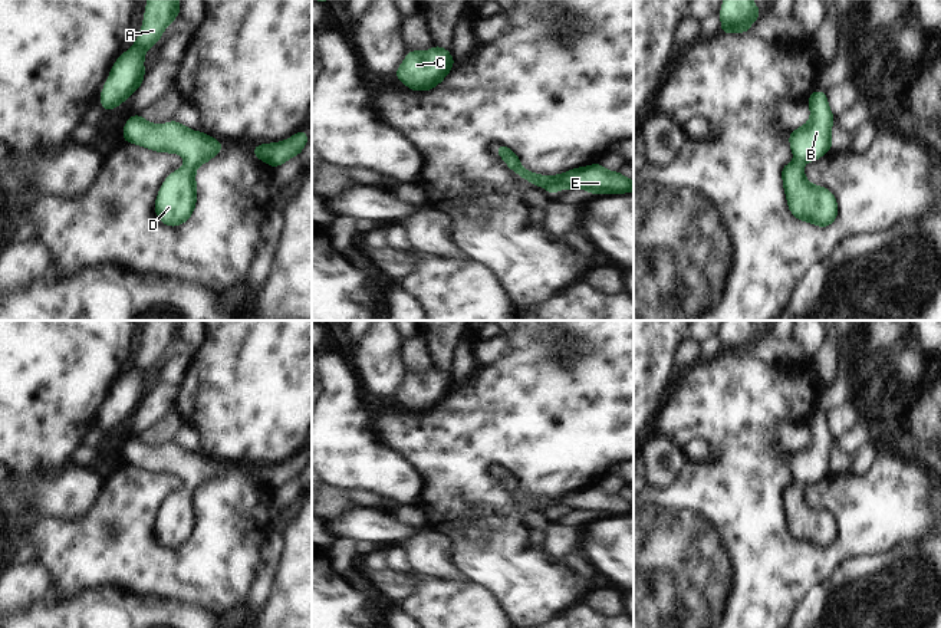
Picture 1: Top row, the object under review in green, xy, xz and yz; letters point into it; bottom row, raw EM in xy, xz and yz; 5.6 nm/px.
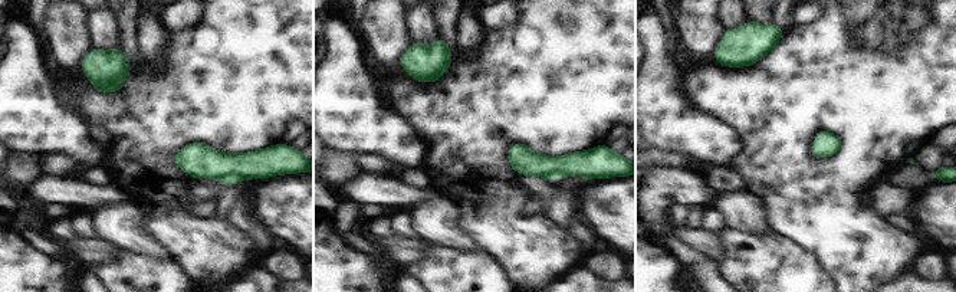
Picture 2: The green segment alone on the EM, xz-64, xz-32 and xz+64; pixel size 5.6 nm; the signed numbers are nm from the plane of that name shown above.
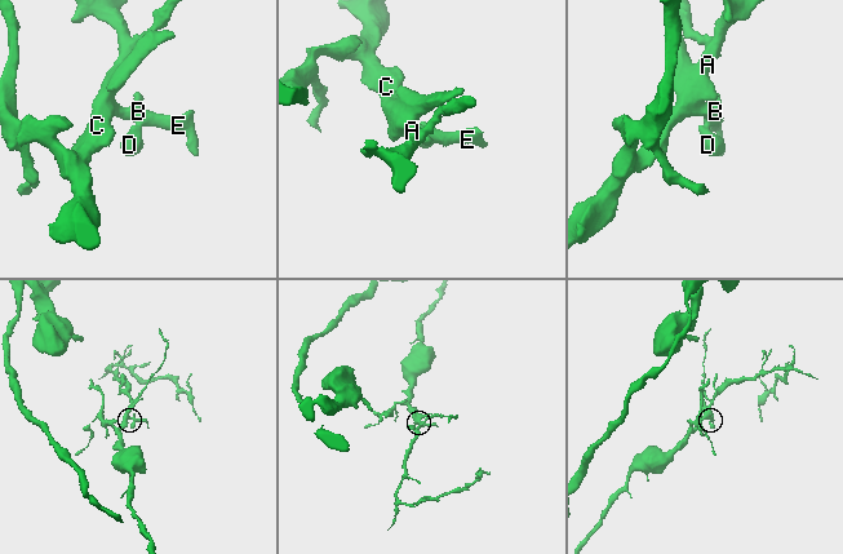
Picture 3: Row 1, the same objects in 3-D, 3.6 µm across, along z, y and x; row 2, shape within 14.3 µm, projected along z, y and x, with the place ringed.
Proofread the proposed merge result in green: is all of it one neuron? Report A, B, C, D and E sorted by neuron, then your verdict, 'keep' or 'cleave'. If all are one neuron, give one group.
A B C D E; keep

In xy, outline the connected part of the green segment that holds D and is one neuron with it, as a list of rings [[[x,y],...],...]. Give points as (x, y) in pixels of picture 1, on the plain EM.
[[[138,435],[126,443],[122,463],[185,480],[185,487],[167,499],[155,522],[155,535],[164,546],[175,549],[185,545],[197,523],[195,490],[218,476],[223,466],[177,443],[155,447]]]

